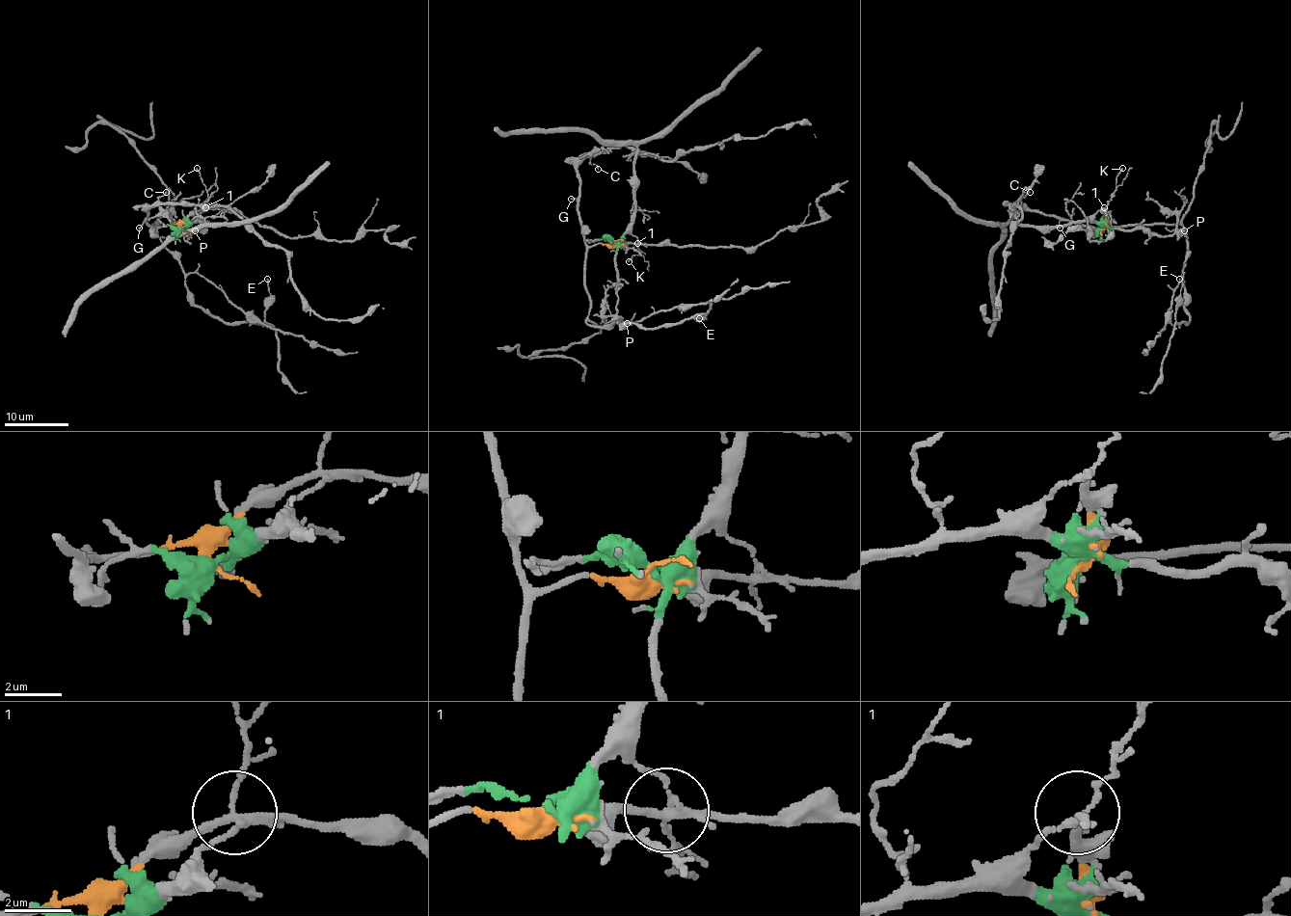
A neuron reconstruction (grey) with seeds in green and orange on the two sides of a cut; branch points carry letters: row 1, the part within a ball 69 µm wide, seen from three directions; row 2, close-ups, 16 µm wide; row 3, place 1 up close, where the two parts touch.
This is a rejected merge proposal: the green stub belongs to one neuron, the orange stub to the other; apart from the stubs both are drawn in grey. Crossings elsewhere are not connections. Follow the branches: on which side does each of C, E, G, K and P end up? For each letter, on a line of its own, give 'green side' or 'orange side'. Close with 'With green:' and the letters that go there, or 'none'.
C: orange side
E: orange side
G: orange side
K: green side
P: orange side
With green: K

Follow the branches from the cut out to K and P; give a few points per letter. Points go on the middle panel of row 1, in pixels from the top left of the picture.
K: (612, 241), (619, 241), (627, 232), (636, 237), (639, 254), (629, 261)
P: (612, 242), (593, 244), (587, 250), (585, 292), (590, 301), (587, 322), (592, 327), (611, 320), (627, 324)

